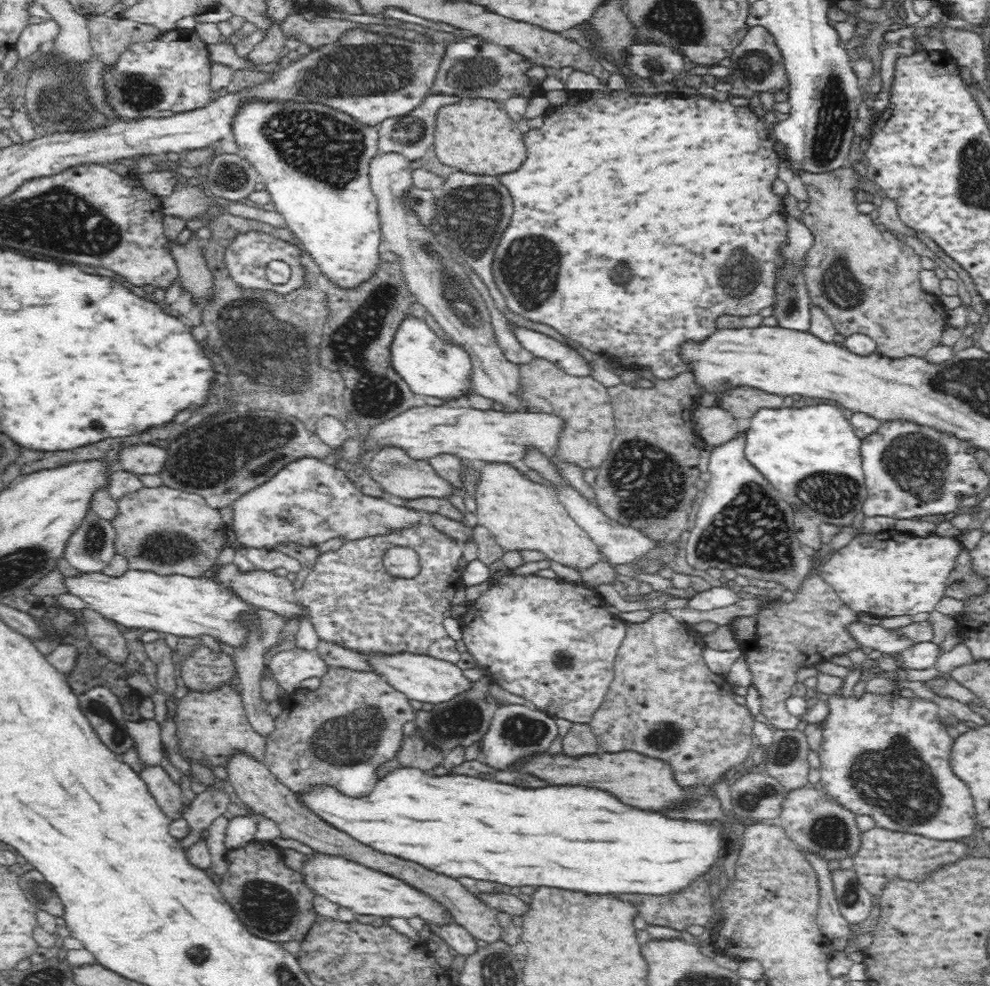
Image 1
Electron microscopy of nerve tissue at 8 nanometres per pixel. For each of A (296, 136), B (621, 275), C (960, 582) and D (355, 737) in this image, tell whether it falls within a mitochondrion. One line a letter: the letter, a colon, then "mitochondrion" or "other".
A: mitochondrion
B: mitochondrion
C: mitochondrion
D: mitochondrion

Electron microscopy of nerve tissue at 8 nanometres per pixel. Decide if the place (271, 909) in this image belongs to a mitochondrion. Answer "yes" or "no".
yes

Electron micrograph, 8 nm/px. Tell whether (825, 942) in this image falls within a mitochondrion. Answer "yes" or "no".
no

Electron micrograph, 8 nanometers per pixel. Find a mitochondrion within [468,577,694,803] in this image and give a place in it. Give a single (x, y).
(517, 730)

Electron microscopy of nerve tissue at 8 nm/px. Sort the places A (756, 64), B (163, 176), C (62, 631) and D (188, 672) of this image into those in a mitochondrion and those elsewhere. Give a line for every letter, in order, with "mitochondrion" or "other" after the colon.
A: mitochondrion
B: other
C: mitochondrion
D: other

